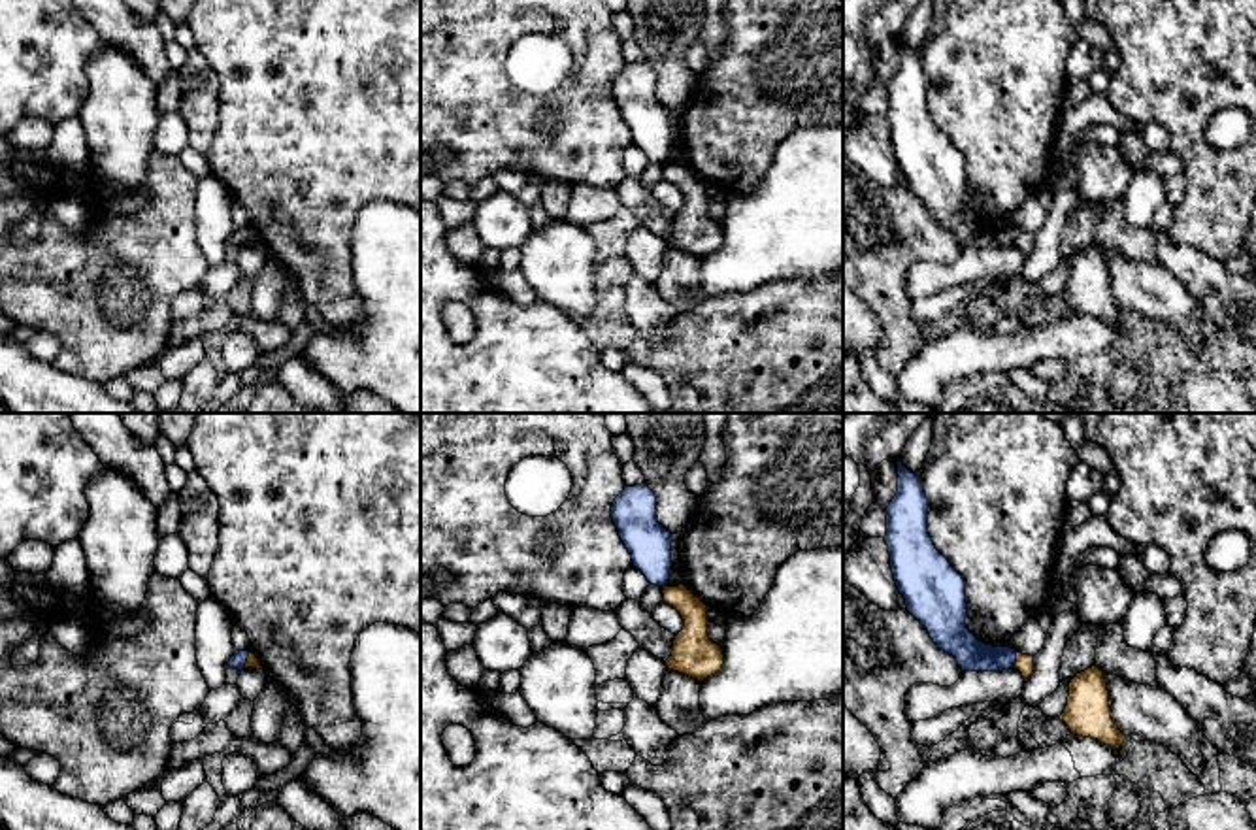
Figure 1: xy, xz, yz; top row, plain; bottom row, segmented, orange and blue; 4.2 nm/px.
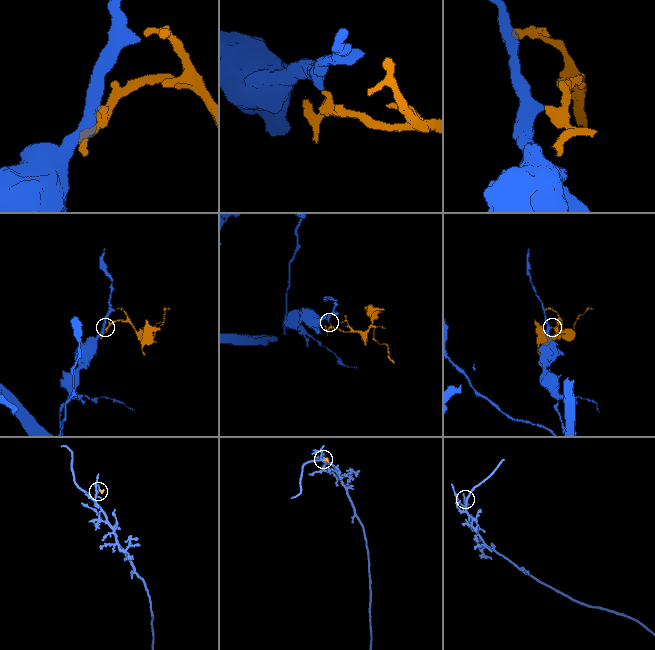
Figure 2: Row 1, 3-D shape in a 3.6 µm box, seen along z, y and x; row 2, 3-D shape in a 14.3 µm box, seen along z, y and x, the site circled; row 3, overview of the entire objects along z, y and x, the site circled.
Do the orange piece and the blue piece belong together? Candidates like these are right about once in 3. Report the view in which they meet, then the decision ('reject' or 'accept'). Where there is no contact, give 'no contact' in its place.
contact in yz; reject

